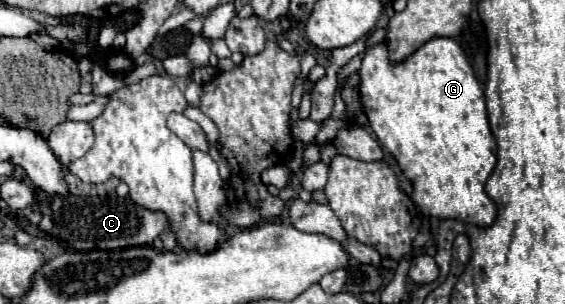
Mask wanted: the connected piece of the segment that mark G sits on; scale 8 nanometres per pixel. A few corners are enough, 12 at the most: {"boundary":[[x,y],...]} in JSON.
{"boundary":[[456,37],[367,49],[361,105],[424,216],[489,227],[497,165]]}

